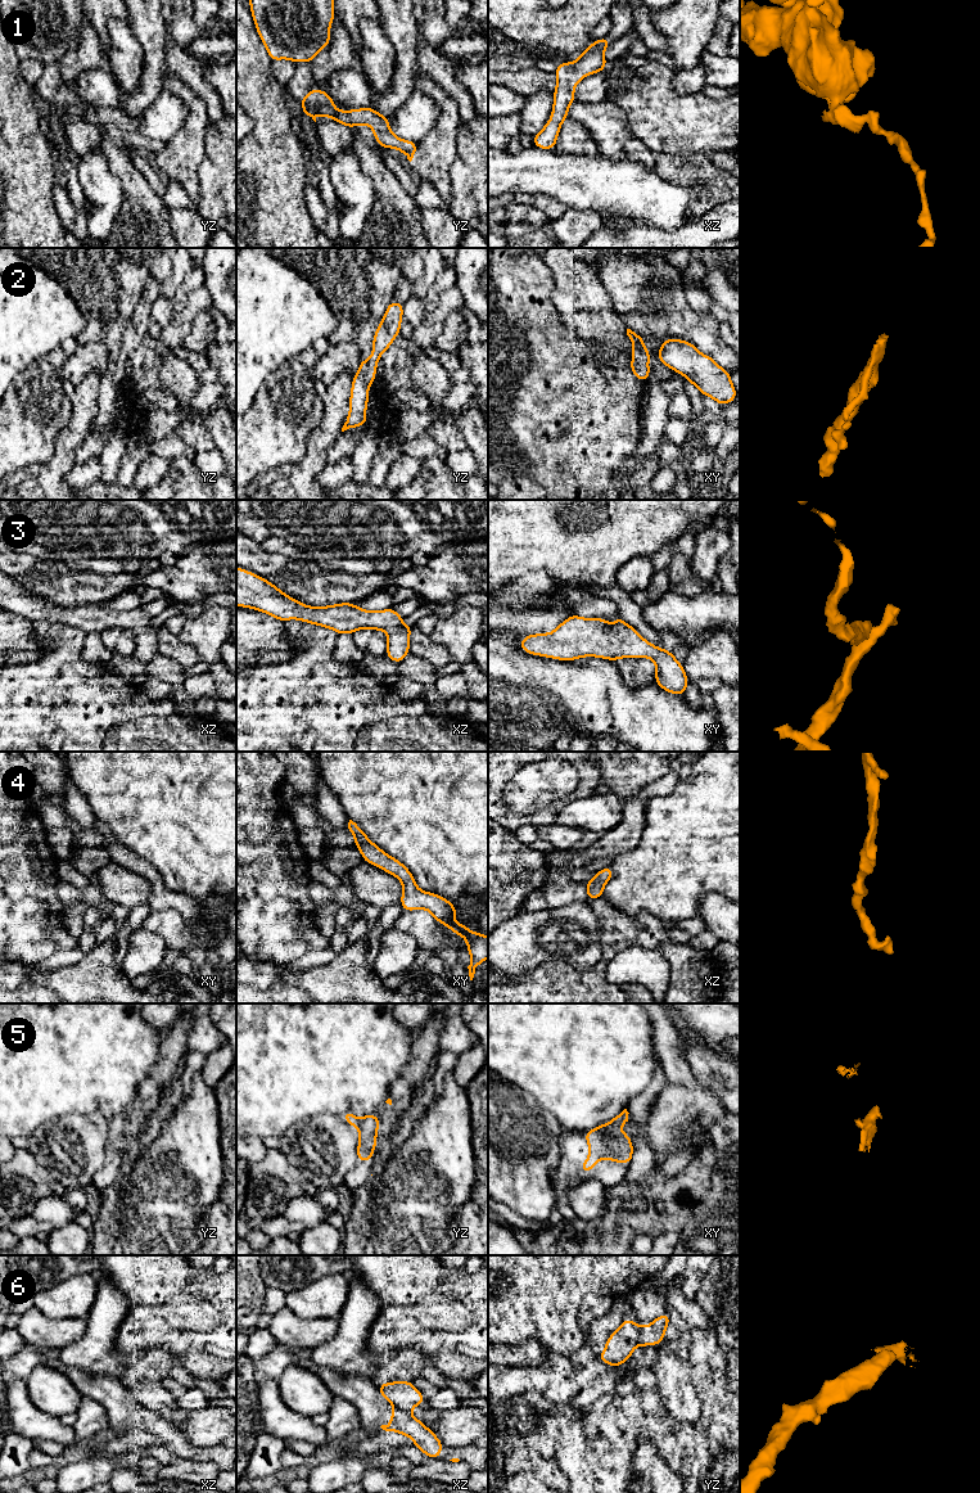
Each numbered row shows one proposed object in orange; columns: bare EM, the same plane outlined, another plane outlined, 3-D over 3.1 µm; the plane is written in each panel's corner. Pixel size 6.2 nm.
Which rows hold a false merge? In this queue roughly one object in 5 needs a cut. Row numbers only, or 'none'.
5, 6

